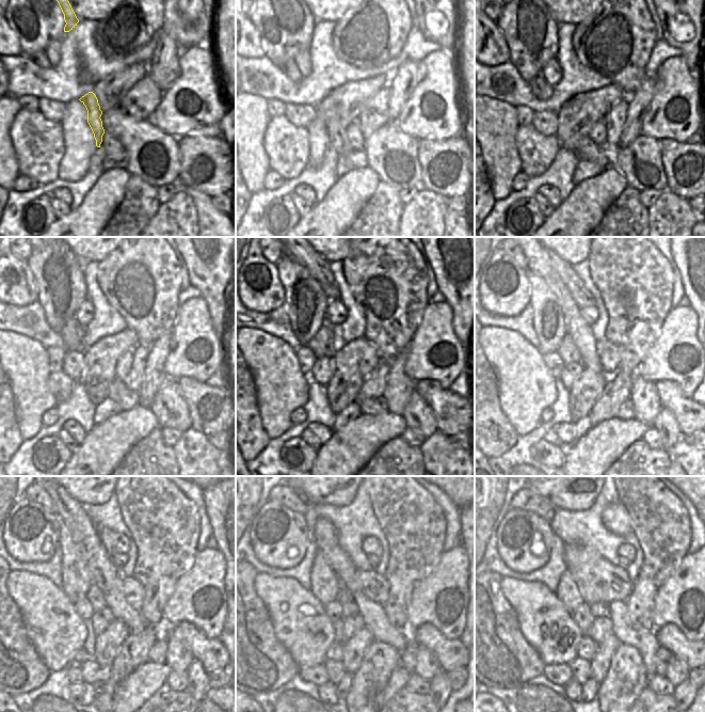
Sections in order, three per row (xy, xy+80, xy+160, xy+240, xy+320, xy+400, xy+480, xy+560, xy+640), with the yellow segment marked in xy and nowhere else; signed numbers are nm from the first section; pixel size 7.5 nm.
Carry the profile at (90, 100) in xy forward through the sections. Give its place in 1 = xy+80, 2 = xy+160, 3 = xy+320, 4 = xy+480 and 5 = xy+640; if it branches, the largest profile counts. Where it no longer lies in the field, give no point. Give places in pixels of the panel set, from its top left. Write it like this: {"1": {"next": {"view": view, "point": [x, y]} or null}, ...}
{"1": {"next": {"view": "xy+80", "point": [339, 142]}}, "2": {"next": {"view": "xy+160", "point": [586, 148]}}, "3": {"next": {"view": "xy+320", "point": [366, 405]}}, "4": {"next": {"view": "xy+480", "point": [158, 652]}}, "5": {"next": {"view": "xy+640", "point": [661, 660]}}}

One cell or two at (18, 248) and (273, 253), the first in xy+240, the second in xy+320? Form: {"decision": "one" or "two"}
{"decision": "one"}

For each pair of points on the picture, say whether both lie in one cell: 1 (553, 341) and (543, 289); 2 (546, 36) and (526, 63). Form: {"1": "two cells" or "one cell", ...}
{"1": "one cell", "2": "one cell"}

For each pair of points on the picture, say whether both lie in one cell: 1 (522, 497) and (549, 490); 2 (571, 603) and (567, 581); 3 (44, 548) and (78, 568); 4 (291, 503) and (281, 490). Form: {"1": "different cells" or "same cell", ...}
{"1": "different cells", "2": "same cell", "3": "different cells", "4": "same cell"}

